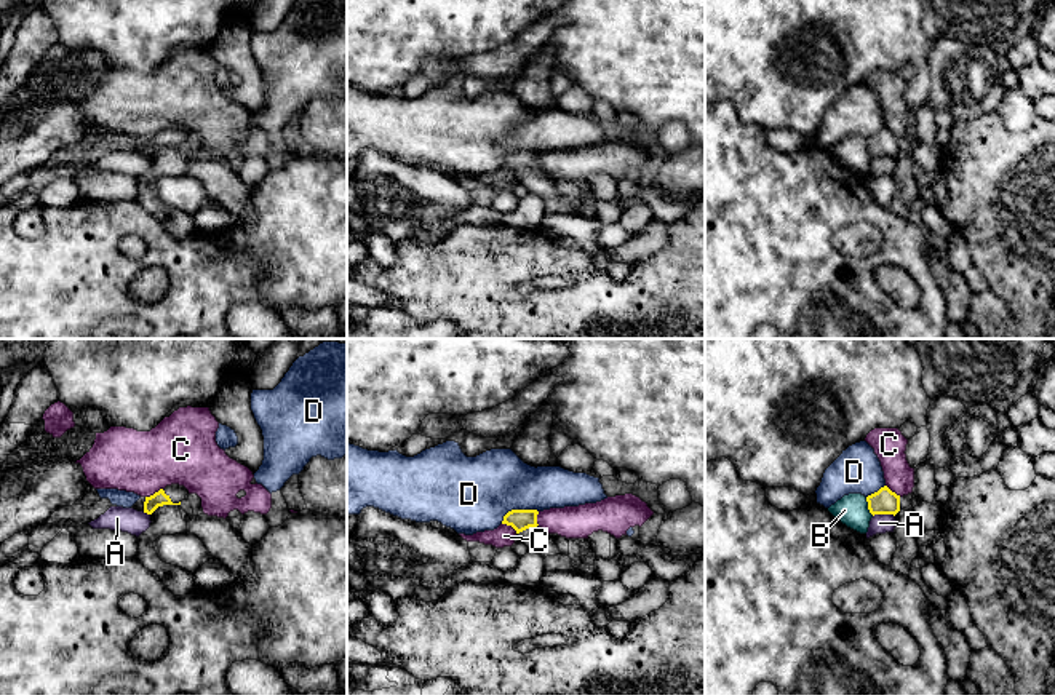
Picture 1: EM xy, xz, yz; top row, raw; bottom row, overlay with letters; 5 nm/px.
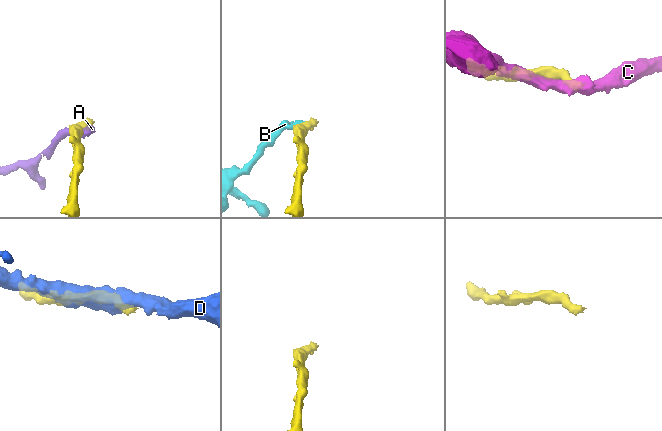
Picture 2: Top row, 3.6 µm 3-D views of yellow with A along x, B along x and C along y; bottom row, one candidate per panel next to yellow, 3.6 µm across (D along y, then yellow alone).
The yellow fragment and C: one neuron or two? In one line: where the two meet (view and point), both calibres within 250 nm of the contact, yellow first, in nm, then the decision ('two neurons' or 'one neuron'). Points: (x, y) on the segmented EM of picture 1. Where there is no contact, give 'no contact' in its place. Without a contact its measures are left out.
xy (155, 492) | 80/340 nm | two neurons

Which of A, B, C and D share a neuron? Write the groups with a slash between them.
A / B / C / D

